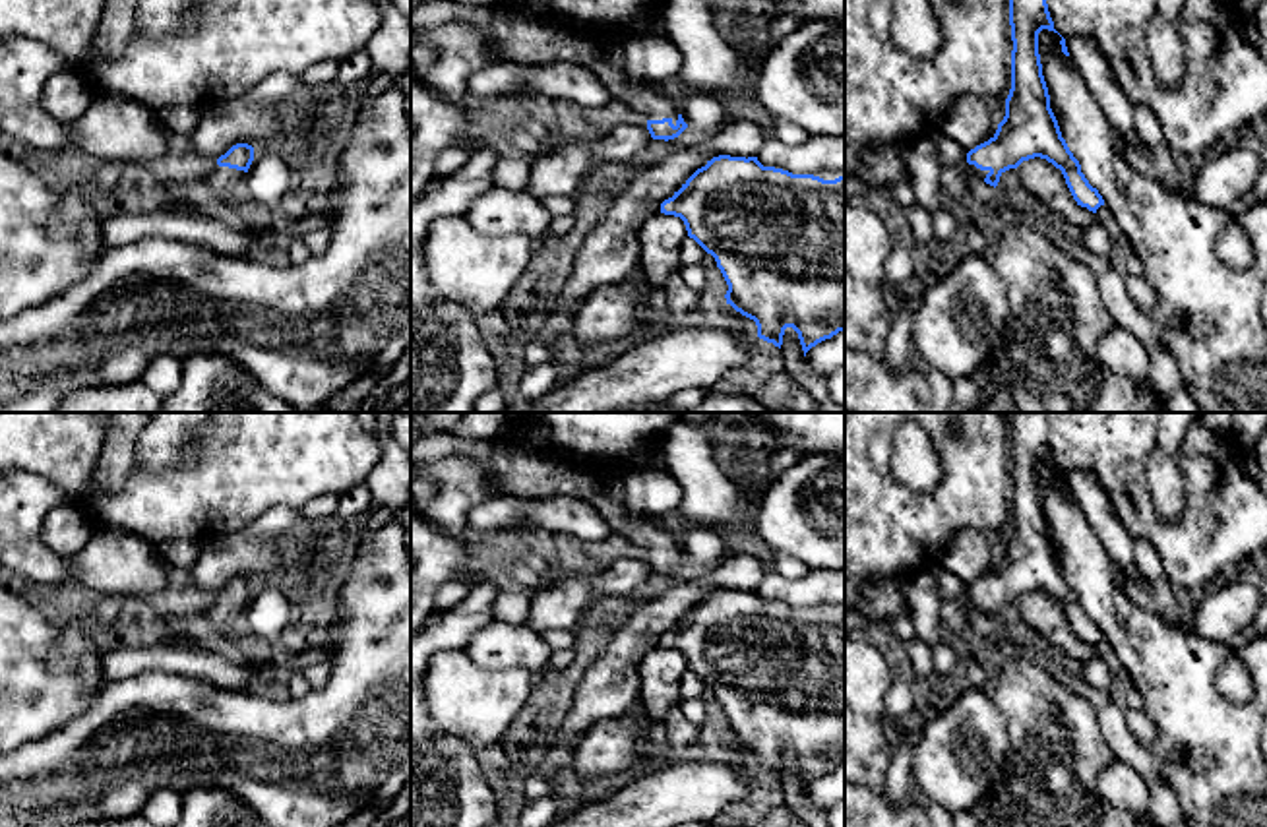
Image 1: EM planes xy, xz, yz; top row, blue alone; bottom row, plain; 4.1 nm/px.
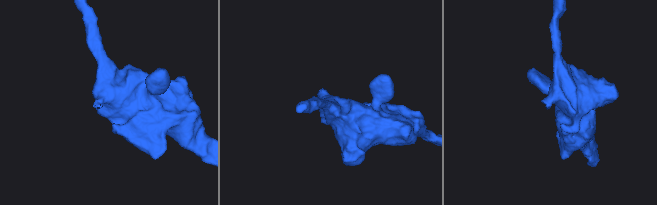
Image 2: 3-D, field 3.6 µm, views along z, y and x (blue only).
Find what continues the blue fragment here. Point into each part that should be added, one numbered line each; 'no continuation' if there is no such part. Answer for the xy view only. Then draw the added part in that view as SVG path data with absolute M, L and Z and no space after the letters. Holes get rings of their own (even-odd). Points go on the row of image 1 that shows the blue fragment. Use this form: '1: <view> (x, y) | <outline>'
1: xy (221, 181) | M215 165L205 176L205 186L219 198L238 194L246 178L244 170Z

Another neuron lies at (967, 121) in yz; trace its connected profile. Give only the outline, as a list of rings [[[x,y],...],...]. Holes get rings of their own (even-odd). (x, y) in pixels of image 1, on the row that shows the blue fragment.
[[[963,95],[938,118],[934,130],[949,136],[969,153],[994,138],[998,122],[988,114],[984,99]]]

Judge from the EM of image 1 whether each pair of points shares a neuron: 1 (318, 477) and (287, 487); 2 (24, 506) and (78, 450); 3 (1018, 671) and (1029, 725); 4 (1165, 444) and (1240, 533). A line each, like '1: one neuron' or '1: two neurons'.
1: one neuron
2: two neurons
3: one neuron
4: two neurons

